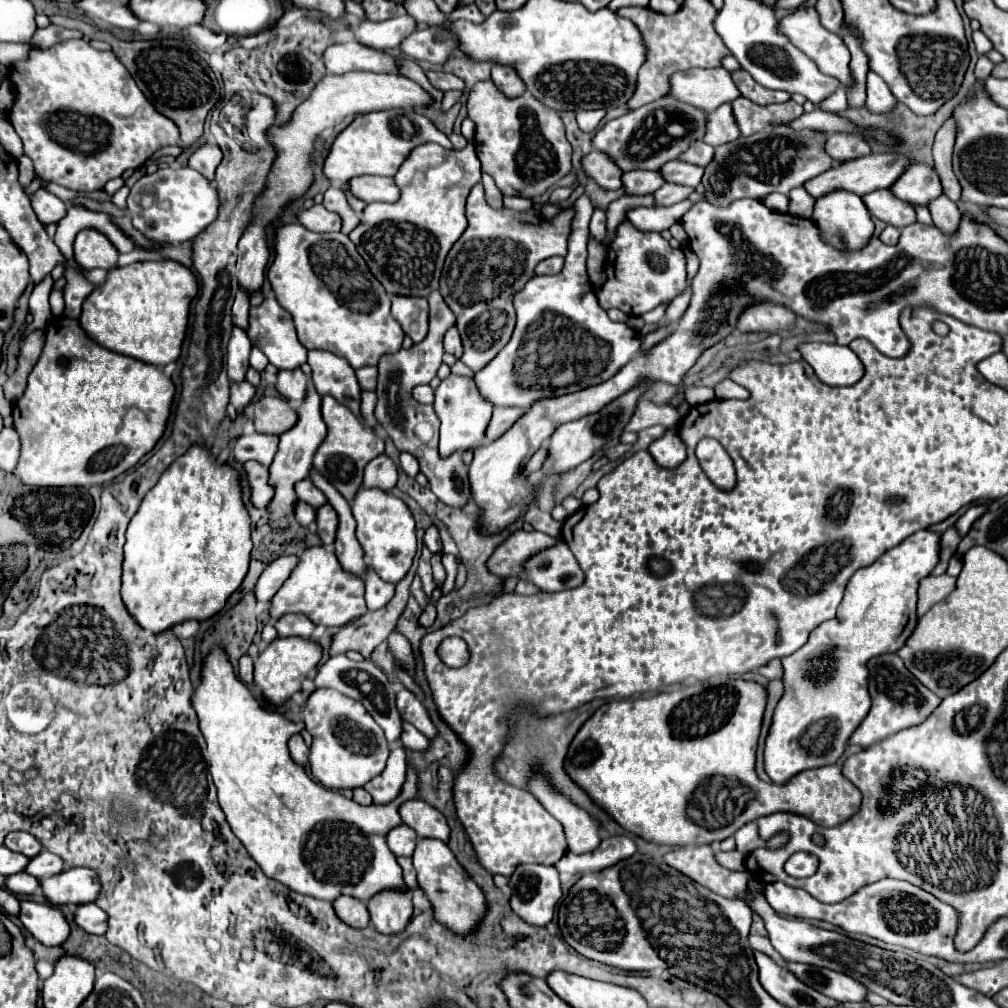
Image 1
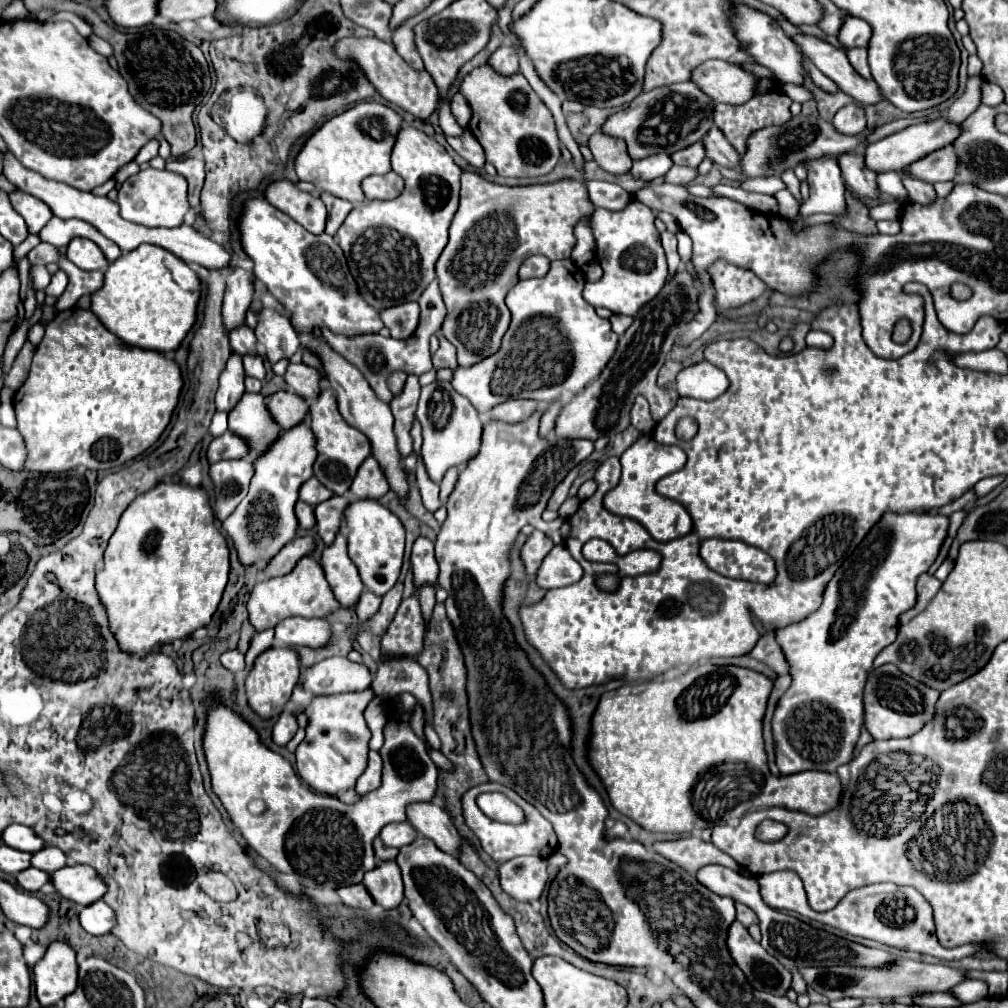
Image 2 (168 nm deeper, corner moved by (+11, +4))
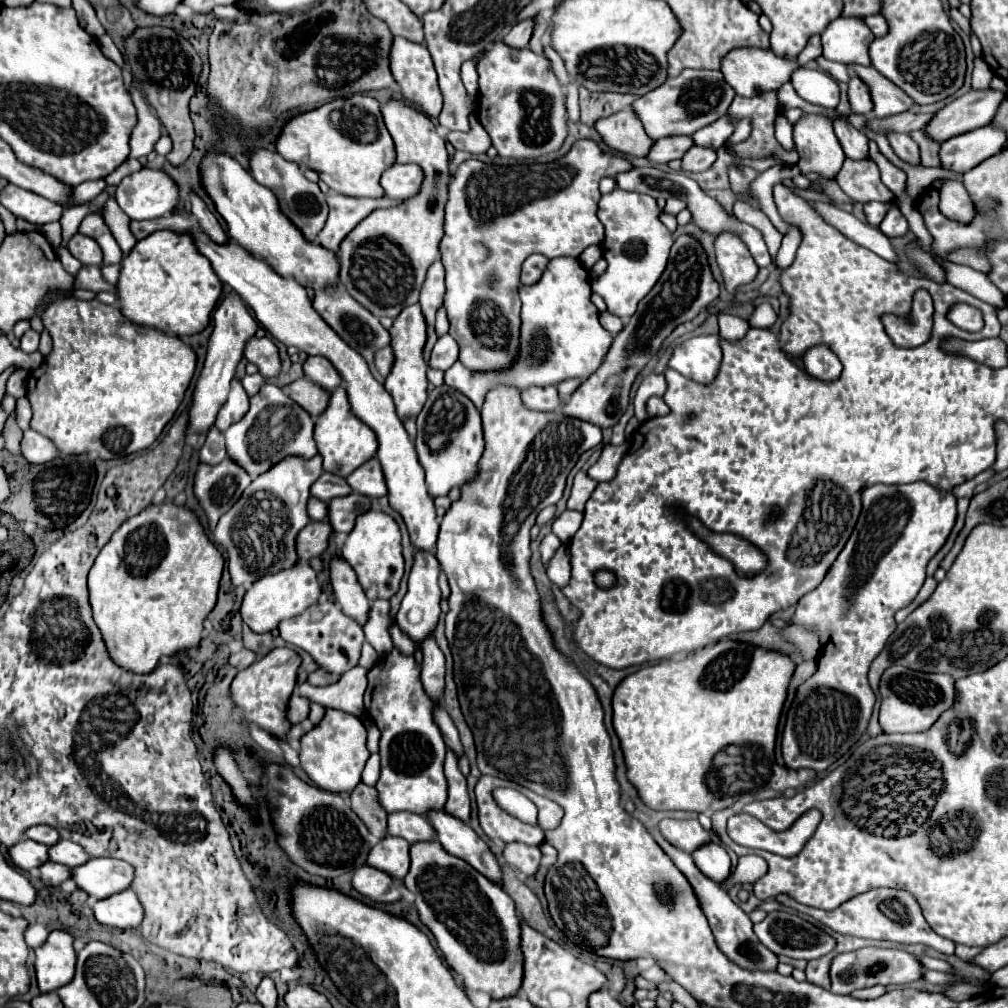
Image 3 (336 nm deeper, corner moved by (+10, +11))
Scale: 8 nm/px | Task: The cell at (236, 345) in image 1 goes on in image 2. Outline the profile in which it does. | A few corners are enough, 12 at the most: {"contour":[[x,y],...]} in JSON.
{"contour":[[232,354],[220,374],[216,410],[232,412],[244,394],[242,358]]}

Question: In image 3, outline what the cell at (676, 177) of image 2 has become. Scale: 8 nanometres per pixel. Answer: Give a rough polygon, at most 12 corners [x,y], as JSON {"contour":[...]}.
{"contour":[[691,147],[681,171],[705,171],[715,161],[713,149]]}

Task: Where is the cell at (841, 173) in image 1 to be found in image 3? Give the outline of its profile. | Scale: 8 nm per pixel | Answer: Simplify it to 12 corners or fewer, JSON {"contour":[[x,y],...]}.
{"contour":[[971,89],[923,131],[943,143],[991,123],[1005,95]]}

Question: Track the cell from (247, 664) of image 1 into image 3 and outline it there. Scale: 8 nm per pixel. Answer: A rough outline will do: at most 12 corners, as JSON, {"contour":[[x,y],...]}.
{"contour":[[249,649],[229,655],[229,663],[239,671],[255,661]]}

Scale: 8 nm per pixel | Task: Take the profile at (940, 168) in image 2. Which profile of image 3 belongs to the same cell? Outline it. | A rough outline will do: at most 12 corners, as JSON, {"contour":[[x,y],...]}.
{"contour":[[991,125],[951,137],[941,167],[967,173],[999,153],[1005,131]]}

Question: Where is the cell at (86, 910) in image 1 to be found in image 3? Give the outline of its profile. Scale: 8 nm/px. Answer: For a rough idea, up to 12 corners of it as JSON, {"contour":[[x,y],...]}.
{"contour":[[129,889],[95,901],[101,925],[137,927],[143,915]]}

